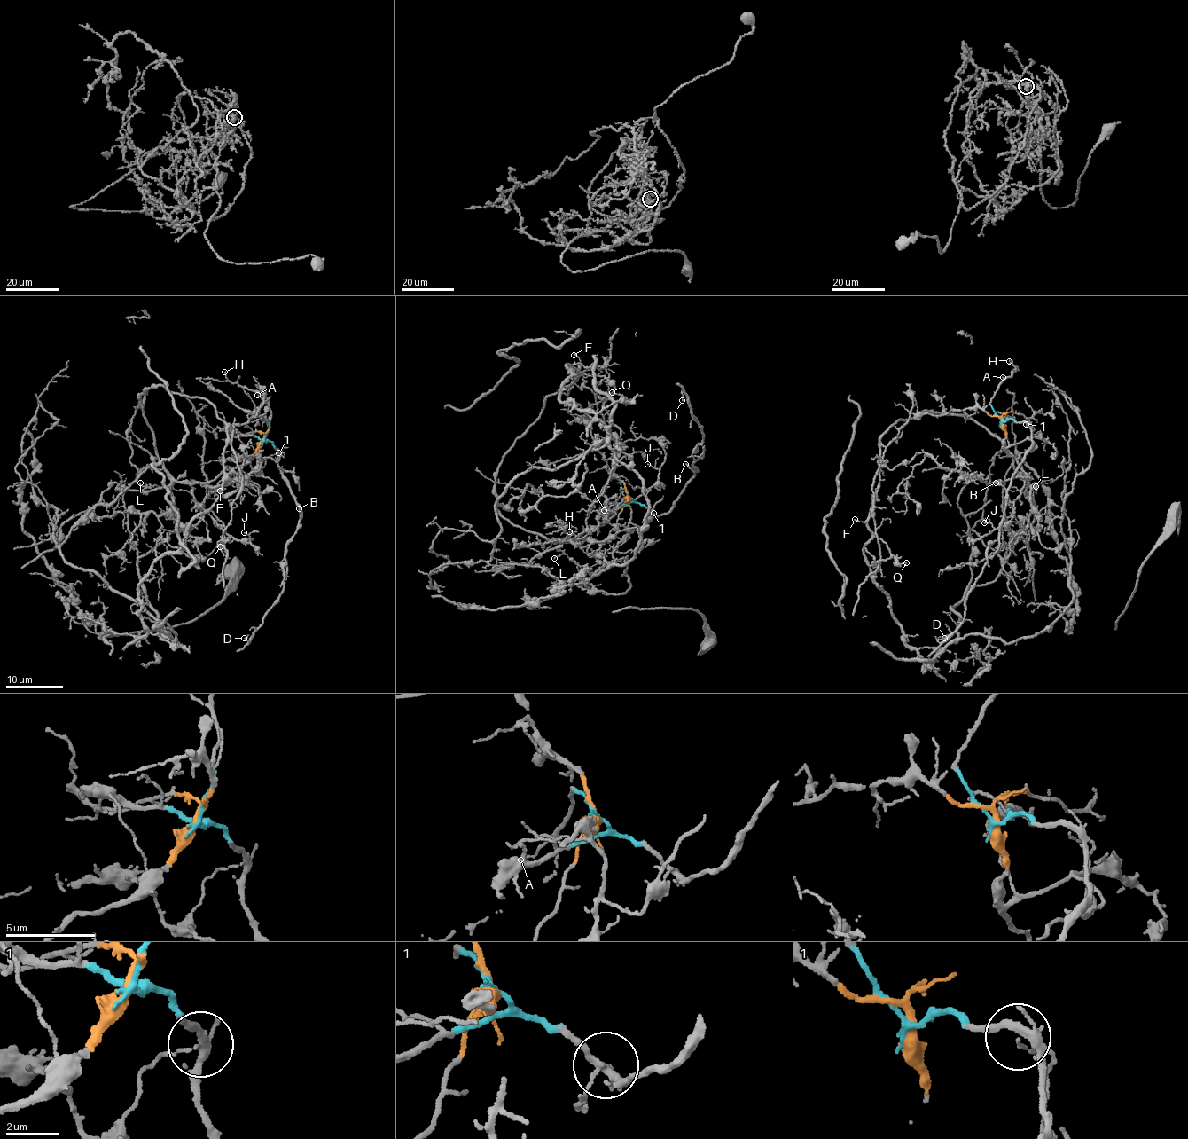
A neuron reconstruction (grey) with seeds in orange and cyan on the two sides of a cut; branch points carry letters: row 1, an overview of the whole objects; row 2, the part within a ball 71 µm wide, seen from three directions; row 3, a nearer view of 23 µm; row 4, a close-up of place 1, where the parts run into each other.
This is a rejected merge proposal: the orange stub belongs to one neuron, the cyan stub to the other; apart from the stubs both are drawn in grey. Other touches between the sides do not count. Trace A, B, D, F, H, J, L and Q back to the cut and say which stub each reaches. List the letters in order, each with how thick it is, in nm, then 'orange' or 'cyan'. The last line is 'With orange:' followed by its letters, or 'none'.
A: 120 nm | cyan
B: 130 nm | cyan
D: 110 nm | cyan
F: 150 nm | orange
H: 100 nm | cyan
J: 110 nm | orange
L: 110 nm | orange
Q: 130 nm | orange
With orange: F, J, L, Q

